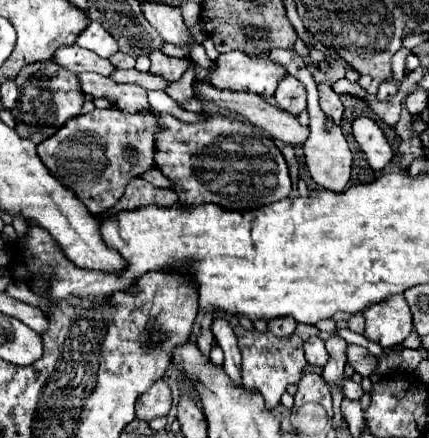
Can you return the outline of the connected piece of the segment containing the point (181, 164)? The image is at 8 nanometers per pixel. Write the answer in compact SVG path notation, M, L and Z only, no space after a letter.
M155 112L155 114L165 126L165 130L159 134L159 140L157 140L159 148L155 152L155 164L169 180L175 182L175 190L179 192L179 202L183 206L215 202L229 210L251 210L251 208L259 208L263 204L271 204L289 196L291 180L289 180L287 164L275 144L263 144L269 138L267 132L239 120L219 116L219 114L209 114L207 122L201 122L195 126L179 122L171 114L161 114L161 112Z

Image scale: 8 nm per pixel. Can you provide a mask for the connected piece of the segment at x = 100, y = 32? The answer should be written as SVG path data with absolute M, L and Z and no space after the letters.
M91 20L91 24L77 36L77 44L103 58L109 58L111 54L117 52L115 38L97 20Z

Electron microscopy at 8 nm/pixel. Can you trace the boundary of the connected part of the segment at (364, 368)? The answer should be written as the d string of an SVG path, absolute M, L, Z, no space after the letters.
M349 346L347 360L355 368L355 372L359 372L361 376L371 376L377 368L377 358L363 346Z

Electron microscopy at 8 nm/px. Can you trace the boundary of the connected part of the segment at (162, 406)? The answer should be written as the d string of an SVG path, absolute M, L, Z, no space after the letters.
M157 380L145 394L137 400L137 418L139 420L153 420L159 416L167 416L171 408L171 390L163 380Z

